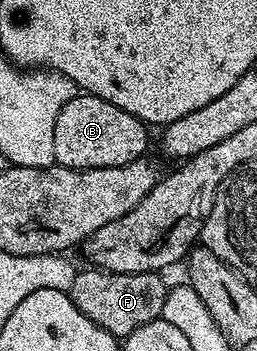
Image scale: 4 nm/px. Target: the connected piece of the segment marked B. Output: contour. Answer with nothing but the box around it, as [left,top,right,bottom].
[55,93,150,169]

